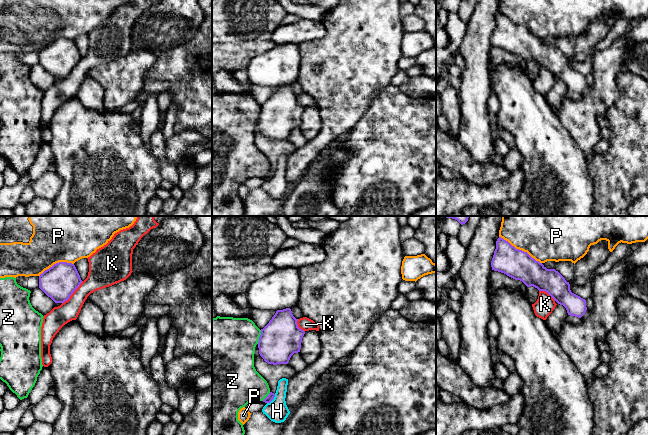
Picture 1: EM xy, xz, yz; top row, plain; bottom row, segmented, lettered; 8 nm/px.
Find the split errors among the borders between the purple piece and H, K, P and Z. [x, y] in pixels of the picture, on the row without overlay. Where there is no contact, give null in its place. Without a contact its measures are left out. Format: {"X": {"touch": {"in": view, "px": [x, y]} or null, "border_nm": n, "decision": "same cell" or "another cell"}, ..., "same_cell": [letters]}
{"H": {"touch": {"in": "xz", "px": [272, 175]}, "border_nm": 100, "decision": "another cell"}, "K": {"touch": {"in": "xy", "px": [72, 69]}, "border_nm": 240, "decision": "another cell"}, "P": {"touch": {"in": "yz", "px": [520, 26]}, "border_nm": 400, "decision": "another cell"}, "Z": {"touch": {"in": "xz", "px": [259, 113]}, "border_nm": 120, "decision": "another cell"}, "same_cell": []}

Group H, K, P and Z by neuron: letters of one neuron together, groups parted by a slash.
H / K / P / Z

